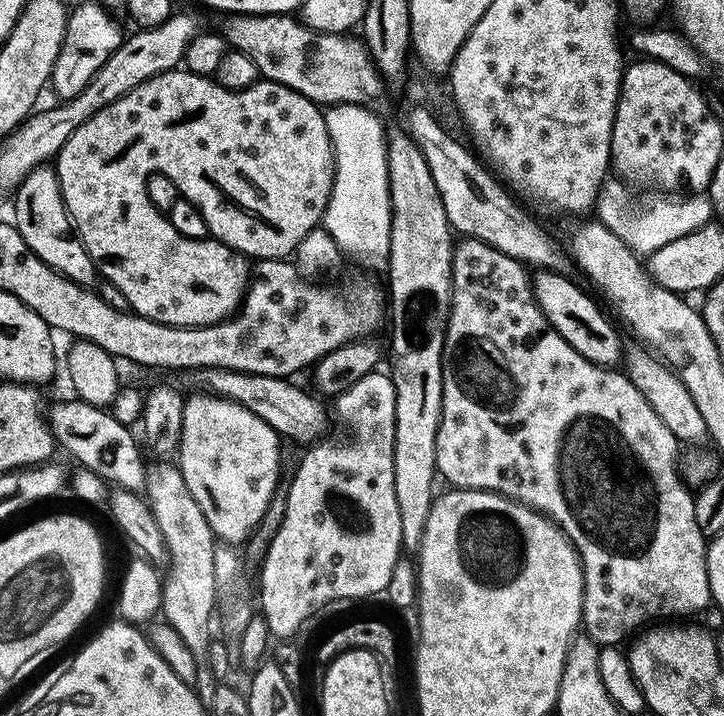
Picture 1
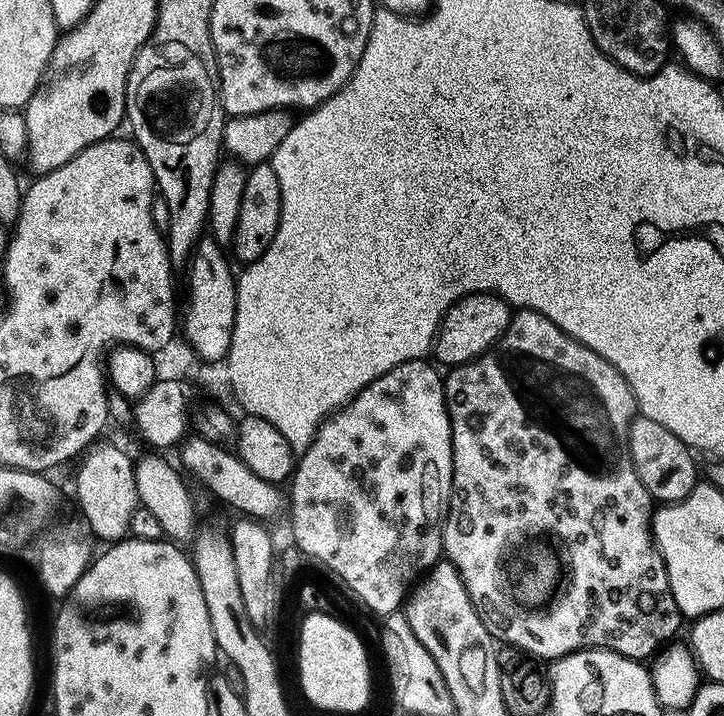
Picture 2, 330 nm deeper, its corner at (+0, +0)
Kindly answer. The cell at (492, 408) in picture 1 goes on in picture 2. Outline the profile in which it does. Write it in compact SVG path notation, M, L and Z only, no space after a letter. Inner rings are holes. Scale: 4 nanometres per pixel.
M532 308L513 311L508 328L489 352L468 364L455 365L449 372L452 373L444 376L444 401L452 423L452 498L444 518L442 552L446 560L457 568L466 594L473 606L479 609L480 618L492 639L505 645L518 646L521 653L529 652L532 656L541 656L544 662L557 660L571 652L581 652L584 648L605 648L641 662L655 657L675 637L672 635L679 630L682 617L678 602L674 602L674 594L670 590L670 578L666 574L664 559L652 539L654 501L642 486L636 468L632 465L630 433L638 409L624 375L609 360L594 354L594 350L570 338L570 334L554 326L550 318L538 314ZM543 532L557 536L564 547L564 560L568 563L568 585L565 586L564 593L545 612L519 612L512 605L512 596L508 593L508 572L504 569L504 559L511 554L512 548L518 547L527 536L540 536Z

